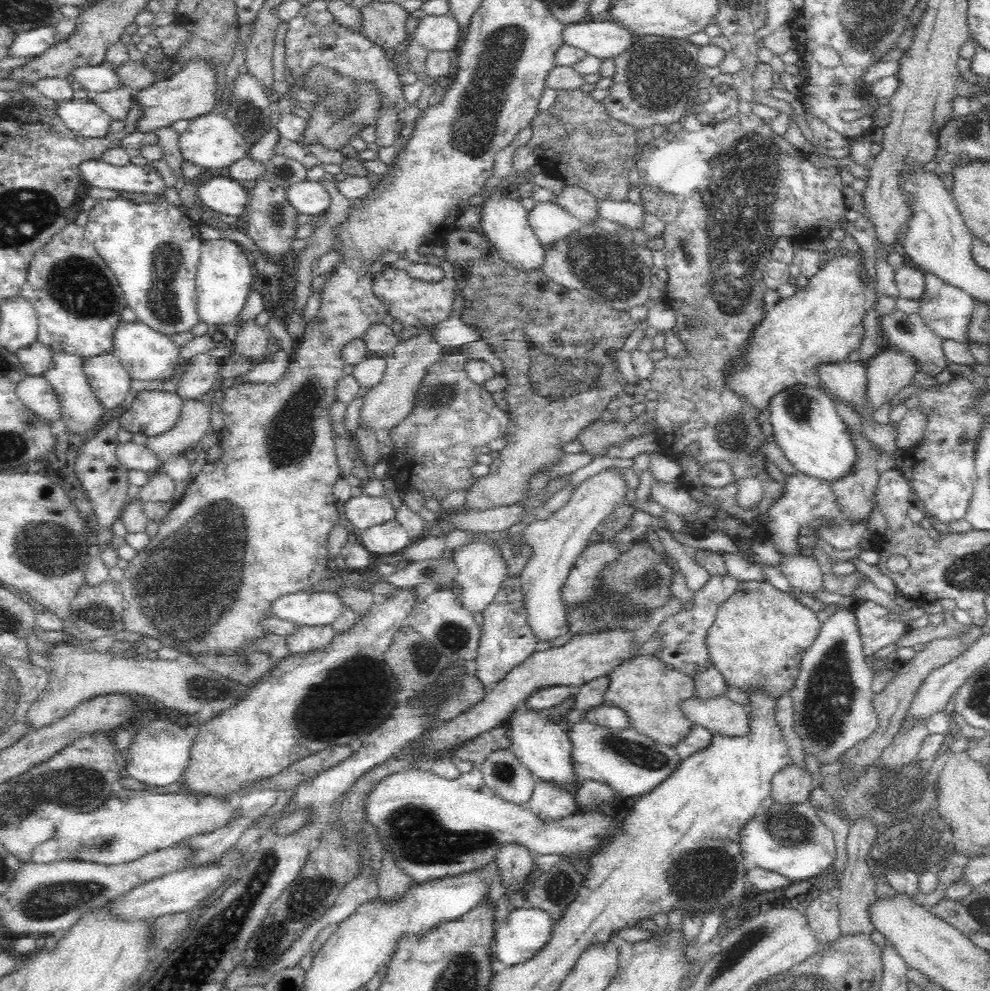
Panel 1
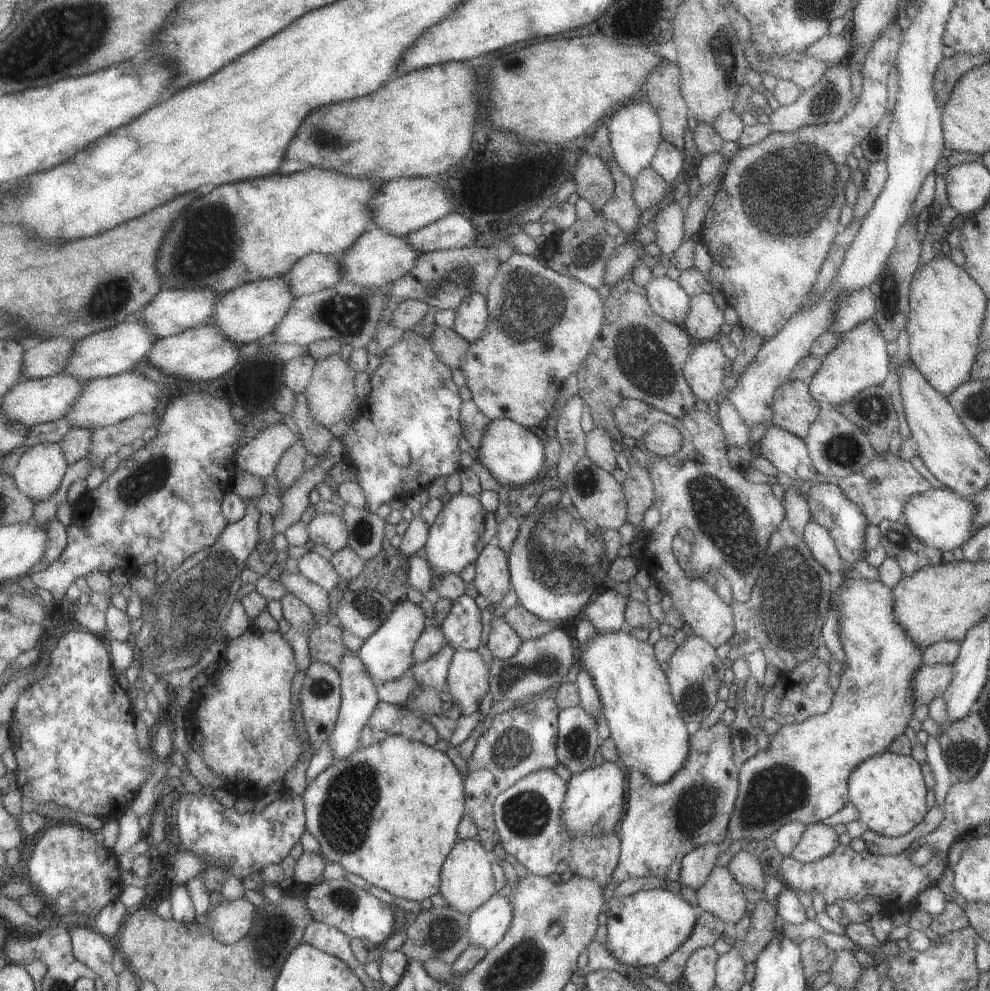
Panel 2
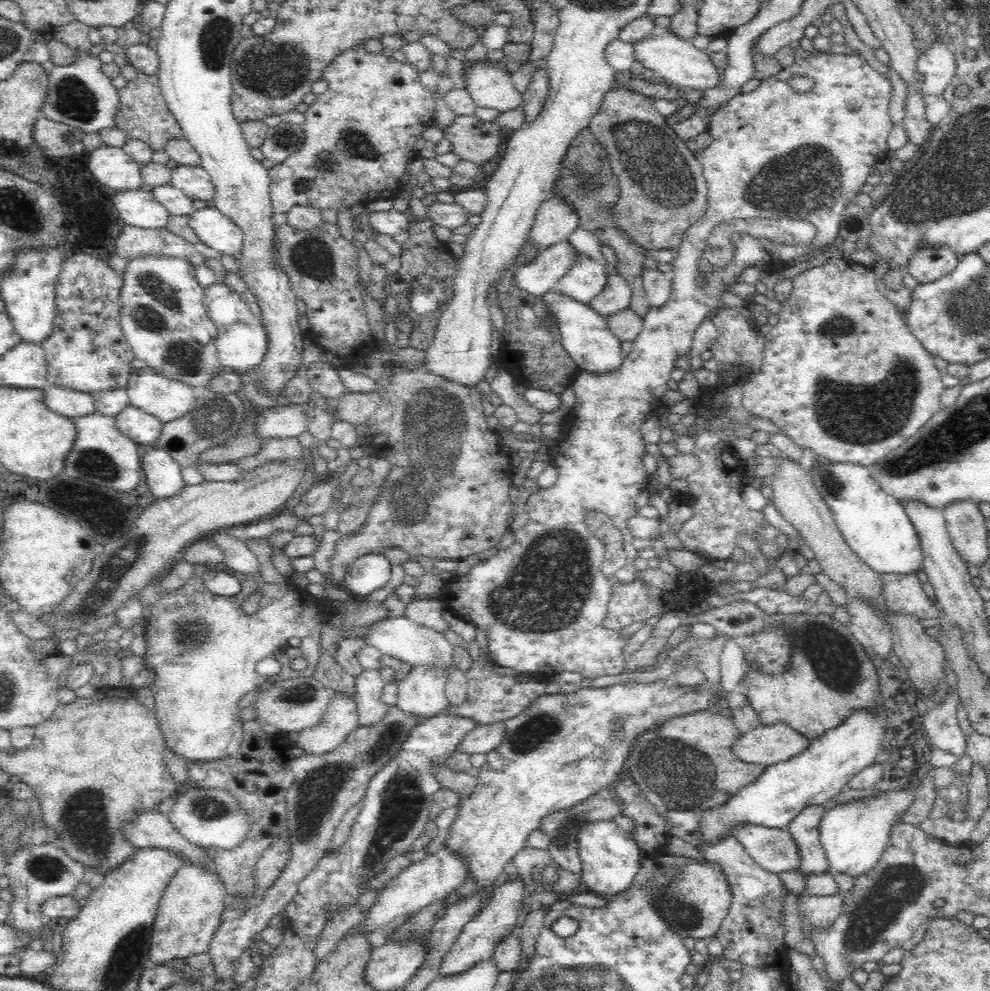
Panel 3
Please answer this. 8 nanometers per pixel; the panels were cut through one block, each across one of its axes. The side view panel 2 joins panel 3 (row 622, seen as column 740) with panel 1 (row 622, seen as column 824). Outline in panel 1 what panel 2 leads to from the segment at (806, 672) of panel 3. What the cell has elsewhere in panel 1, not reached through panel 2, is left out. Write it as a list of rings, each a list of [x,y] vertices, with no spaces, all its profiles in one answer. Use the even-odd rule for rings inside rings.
[[[742,580],[738,583],[738,588],[718,606],[714,622],[707,628],[704,641],[710,653],[710,662],[724,675],[726,685],[742,691],[746,691],[749,686],[760,686],[772,697],[780,697],[795,685],[802,654],[816,640],[820,627],[817,612],[792,595],[779,591],[766,580]]]

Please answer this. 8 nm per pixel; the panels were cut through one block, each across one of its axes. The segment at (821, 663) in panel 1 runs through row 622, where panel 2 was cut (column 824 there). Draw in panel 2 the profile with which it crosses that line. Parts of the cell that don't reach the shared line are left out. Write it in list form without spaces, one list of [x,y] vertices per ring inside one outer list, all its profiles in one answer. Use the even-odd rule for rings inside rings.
[[[823,823],[807,825],[789,856],[802,863],[822,859],[839,845],[837,837],[831,825]]]

